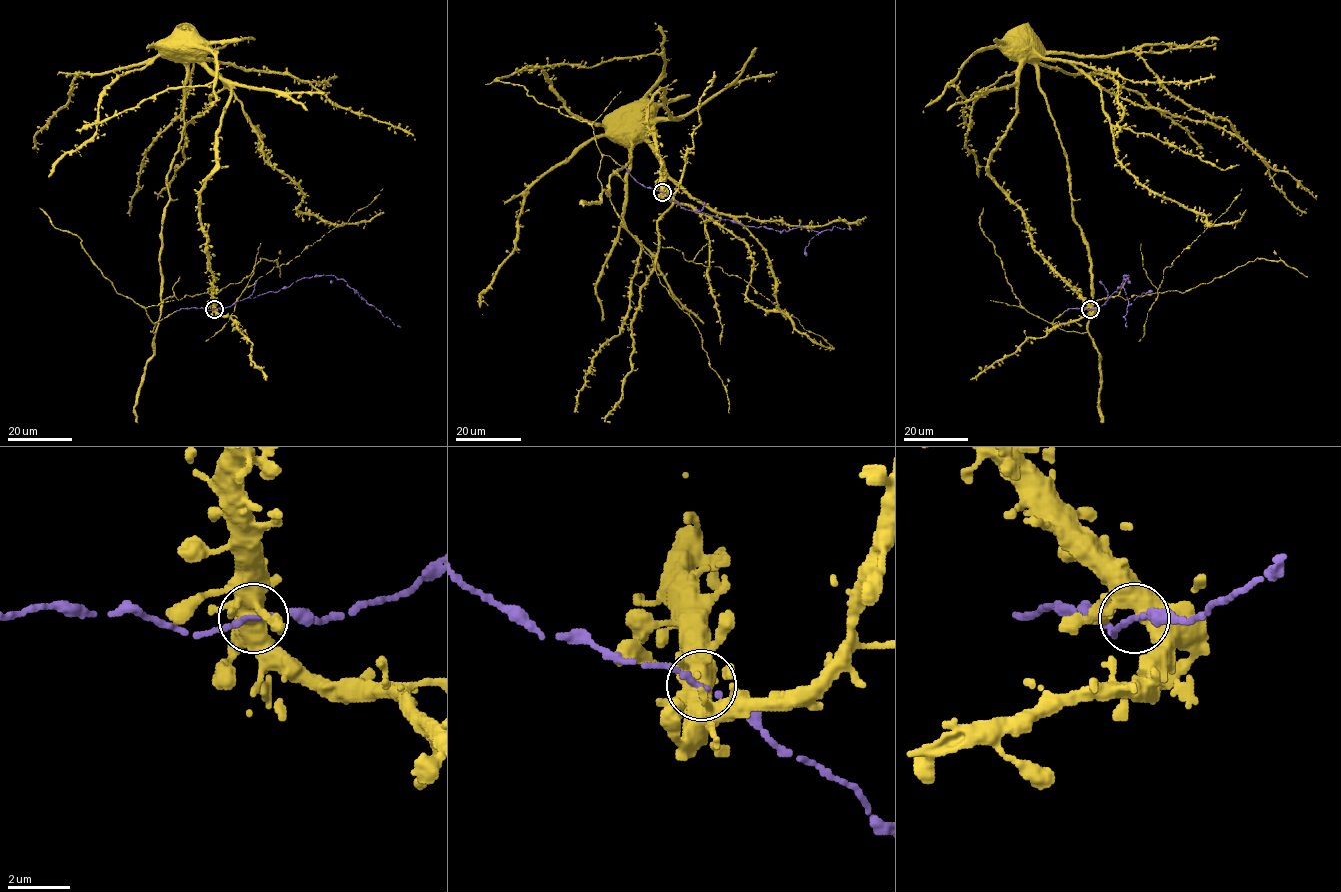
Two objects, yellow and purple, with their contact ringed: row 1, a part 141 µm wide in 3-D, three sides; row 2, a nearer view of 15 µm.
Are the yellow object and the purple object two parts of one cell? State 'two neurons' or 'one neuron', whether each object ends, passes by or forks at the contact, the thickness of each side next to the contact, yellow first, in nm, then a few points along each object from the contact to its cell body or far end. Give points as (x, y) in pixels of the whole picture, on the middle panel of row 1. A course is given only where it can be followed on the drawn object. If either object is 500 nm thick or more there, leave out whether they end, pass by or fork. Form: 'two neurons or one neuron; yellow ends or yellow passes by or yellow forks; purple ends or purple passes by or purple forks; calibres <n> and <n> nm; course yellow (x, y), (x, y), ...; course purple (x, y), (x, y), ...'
one neuron; yellow forks; purple passes by; calibres 400 and 190 nm; course yellow (662, 193), (661, 158), (648, 124), (648, 104), (659, 90), (678, 119), (651, 120), (643, 113), (646, 105); course purple (662, 193), (685, 209), (742, 226), (782, 231), (799, 226), (819, 232), (831, 230), (834, 226), (851, 230)

